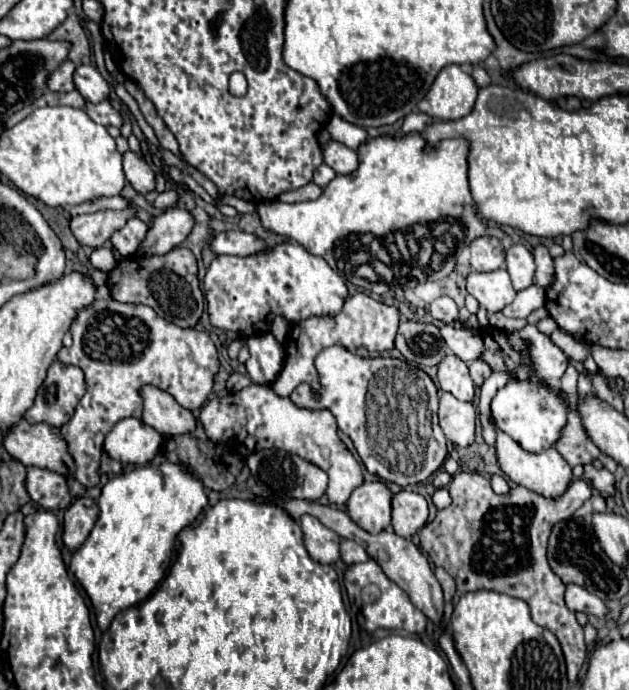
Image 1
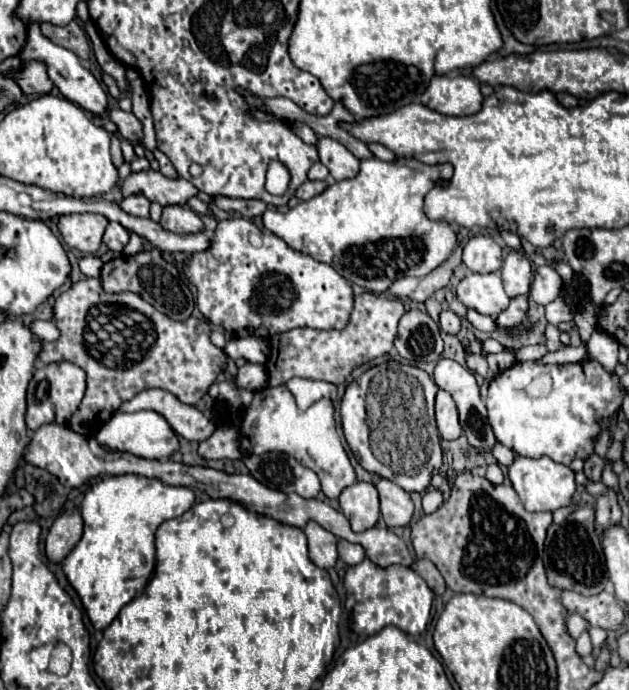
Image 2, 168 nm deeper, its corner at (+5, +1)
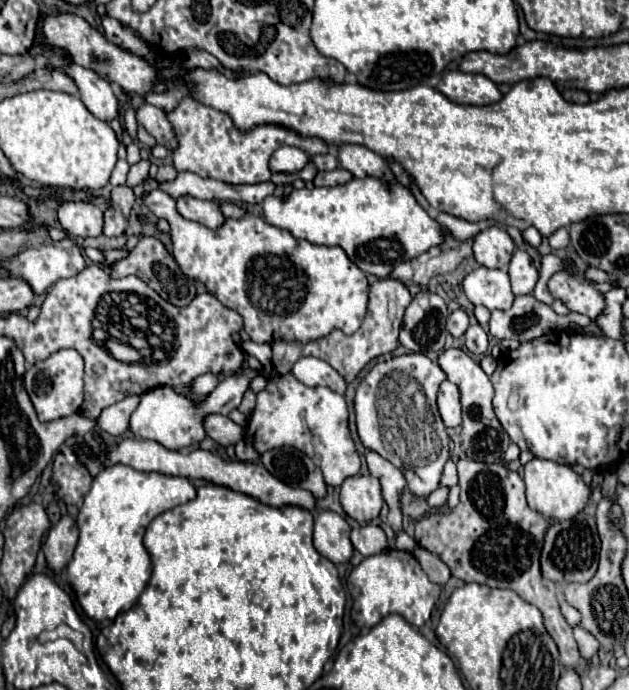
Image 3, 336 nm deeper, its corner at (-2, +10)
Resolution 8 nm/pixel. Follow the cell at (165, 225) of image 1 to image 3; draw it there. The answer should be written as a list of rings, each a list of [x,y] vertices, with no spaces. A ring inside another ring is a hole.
[[[181,196],[177,198],[177,210],[183,218],[199,222],[207,228],[219,228],[225,222],[225,216],[221,214],[221,208],[213,200],[199,200],[193,196]]]

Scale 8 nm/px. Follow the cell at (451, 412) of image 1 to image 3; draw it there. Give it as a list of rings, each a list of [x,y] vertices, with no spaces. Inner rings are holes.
[[[445,380],[439,386],[439,394],[437,394],[437,406],[439,406],[439,414],[445,422],[445,426],[453,428],[461,424],[461,402],[459,402],[459,388]]]

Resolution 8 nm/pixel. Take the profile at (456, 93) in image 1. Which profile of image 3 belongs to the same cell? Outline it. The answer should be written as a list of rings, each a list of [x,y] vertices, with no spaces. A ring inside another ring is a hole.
[[[461,70],[447,72],[437,86],[449,100],[457,104],[485,106],[503,98],[497,84],[481,74],[465,74]]]

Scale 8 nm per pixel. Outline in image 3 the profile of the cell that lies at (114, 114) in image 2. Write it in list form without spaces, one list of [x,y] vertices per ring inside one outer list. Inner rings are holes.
[[[143,104],[137,110],[137,122],[167,150],[175,150],[177,148],[177,138],[173,132],[173,126],[167,120],[167,114],[151,104]]]

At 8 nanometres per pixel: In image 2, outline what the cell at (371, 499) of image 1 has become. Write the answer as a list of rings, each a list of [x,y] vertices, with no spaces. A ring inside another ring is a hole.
[[[362,481],[346,487],[340,495],[340,511],[346,515],[354,531],[372,529],[380,517],[376,487]]]

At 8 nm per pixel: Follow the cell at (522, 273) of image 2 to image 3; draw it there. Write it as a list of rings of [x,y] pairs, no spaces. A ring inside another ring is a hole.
[[[525,250],[513,252],[511,264],[509,264],[509,276],[511,276],[511,288],[513,288],[515,296],[523,296],[523,294],[533,292],[539,272],[533,266],[533,260]]]

